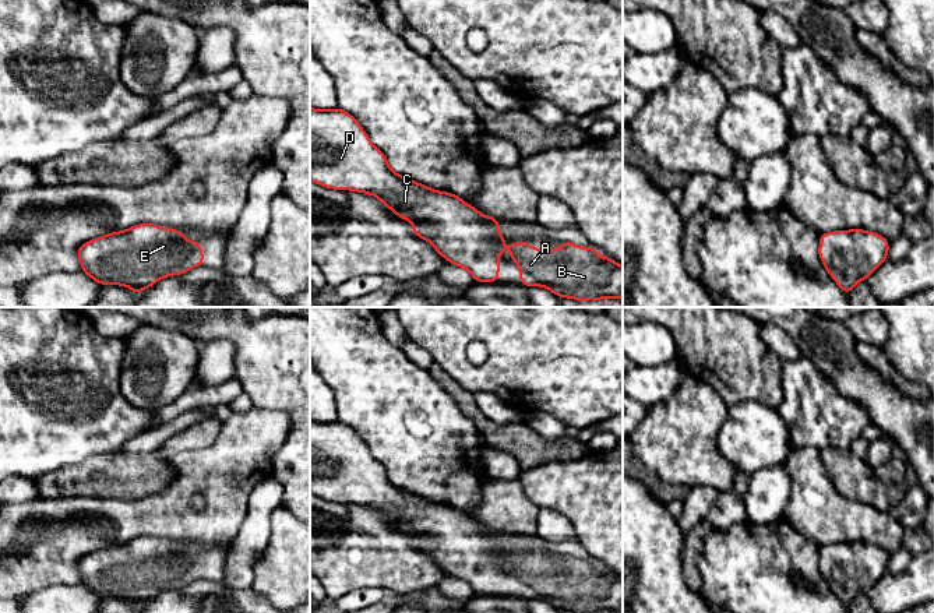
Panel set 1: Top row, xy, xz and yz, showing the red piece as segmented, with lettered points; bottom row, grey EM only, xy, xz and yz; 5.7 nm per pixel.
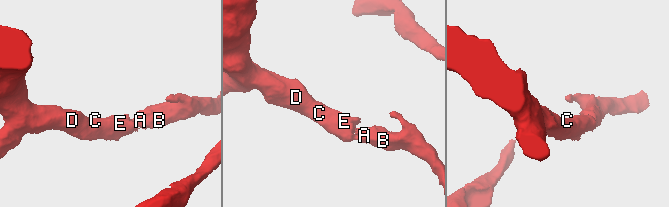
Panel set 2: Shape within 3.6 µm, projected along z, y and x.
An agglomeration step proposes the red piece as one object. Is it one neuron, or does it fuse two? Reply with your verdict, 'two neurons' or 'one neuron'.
one neuron

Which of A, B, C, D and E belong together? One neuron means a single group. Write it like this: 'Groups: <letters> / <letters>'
Groups: A B C D E

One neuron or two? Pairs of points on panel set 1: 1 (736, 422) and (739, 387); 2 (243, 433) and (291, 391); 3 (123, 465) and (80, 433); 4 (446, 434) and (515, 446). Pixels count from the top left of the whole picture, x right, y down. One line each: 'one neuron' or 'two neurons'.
1: two neurons
2: two neurons
3: two neurons
4: two neurons

